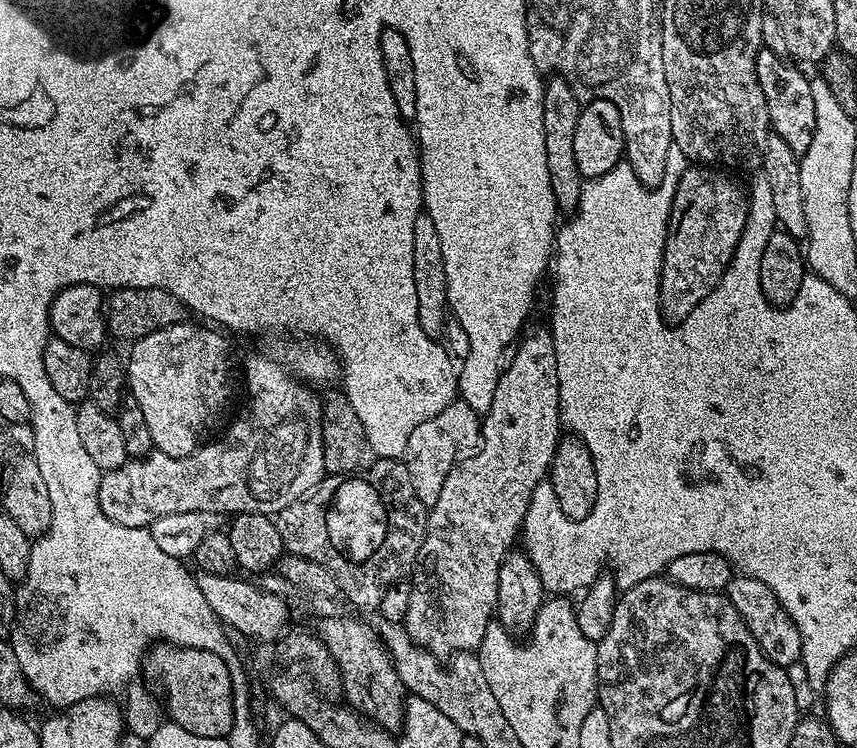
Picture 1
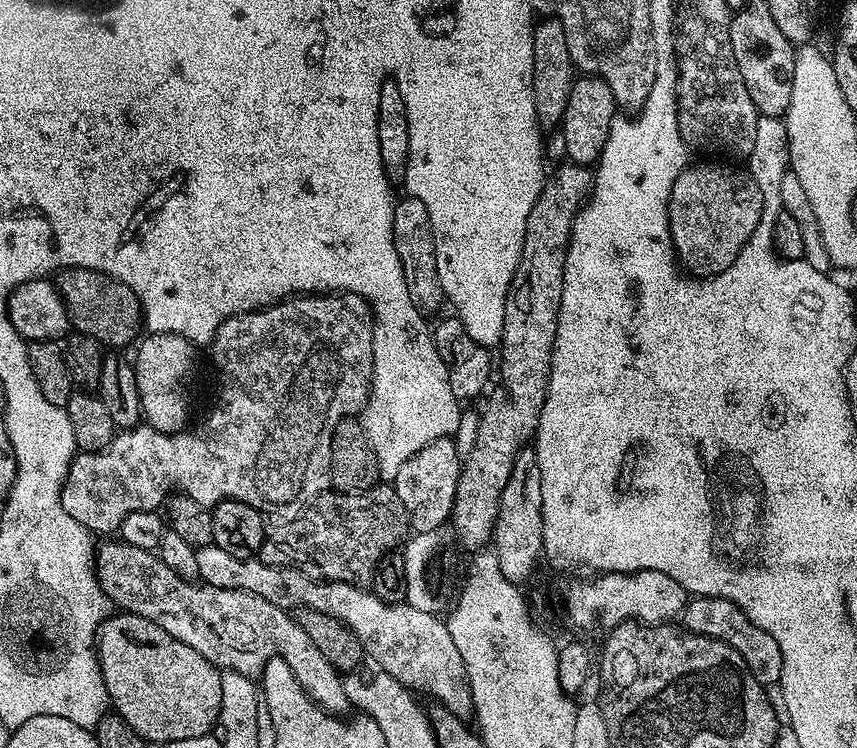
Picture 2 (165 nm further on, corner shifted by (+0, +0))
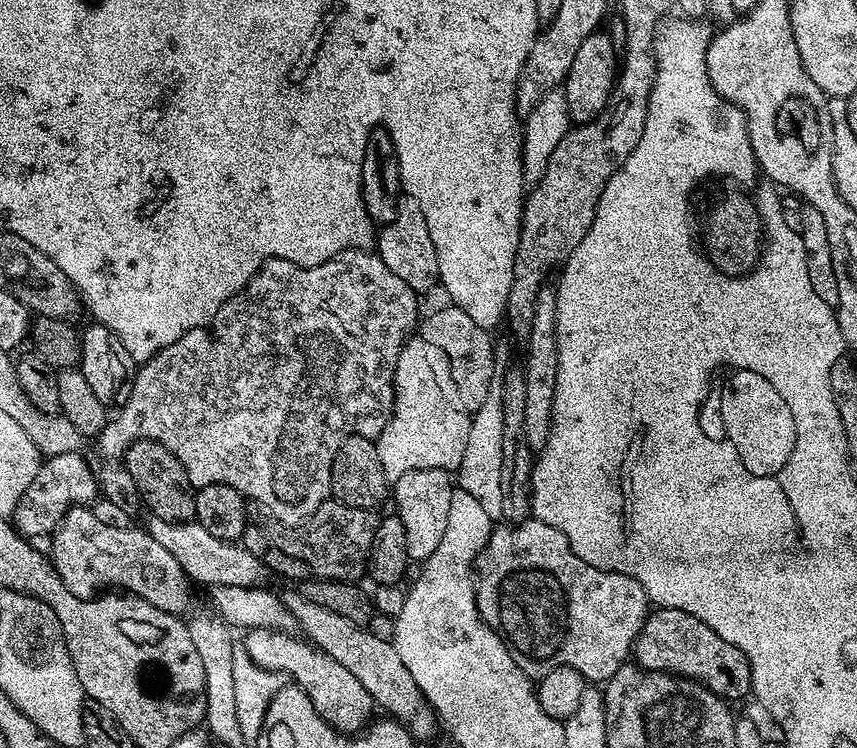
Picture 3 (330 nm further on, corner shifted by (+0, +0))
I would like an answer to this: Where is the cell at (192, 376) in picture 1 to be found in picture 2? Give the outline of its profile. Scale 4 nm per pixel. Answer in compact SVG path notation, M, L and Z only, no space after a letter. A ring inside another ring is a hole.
M161 332L145 335L139 344L140 349L134 355L134 367L143 419L159 432L179 432L189 423L188 403L192 400L192 388L188 379L196 368L197 349L178 334Z

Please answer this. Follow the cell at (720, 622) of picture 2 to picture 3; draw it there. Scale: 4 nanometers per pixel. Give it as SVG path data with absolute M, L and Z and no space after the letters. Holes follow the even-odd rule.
M653 607L644 620L634 645L634 660L645 672L668 672L704 685L729 702L746 697L752 690L752 667L742 650L714 634L706 622L677 608Z

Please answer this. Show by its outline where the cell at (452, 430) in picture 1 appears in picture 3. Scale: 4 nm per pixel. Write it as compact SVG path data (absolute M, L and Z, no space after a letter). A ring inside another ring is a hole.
M446 468L410 470L394 481L394 512L399 516L402 526L406 526L408 555L413 561L428 560L430 554L438 550L438 542L442 542L442 534L446 531L446 522L450 518L450 498L453 491L454 480Z

